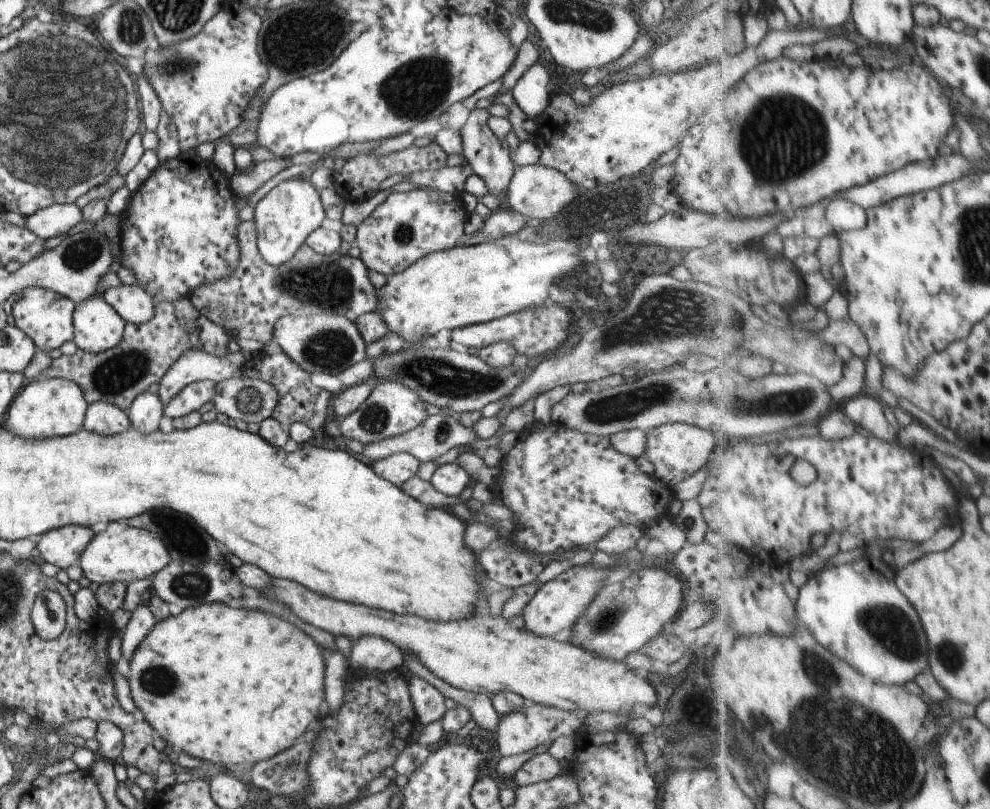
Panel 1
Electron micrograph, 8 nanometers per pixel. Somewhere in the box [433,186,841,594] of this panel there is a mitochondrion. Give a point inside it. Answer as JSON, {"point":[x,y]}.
{"point":[667,314]}

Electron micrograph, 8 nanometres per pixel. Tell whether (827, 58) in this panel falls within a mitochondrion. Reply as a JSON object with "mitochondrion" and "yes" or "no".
{"mitochondrion":"no"}

